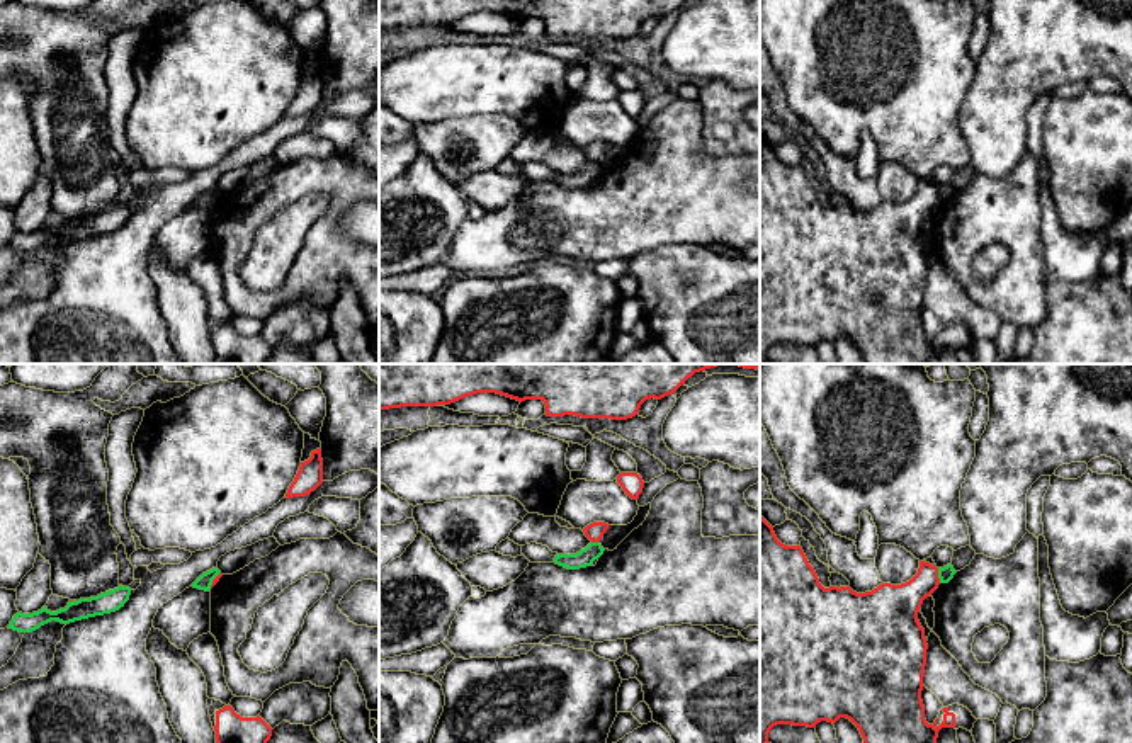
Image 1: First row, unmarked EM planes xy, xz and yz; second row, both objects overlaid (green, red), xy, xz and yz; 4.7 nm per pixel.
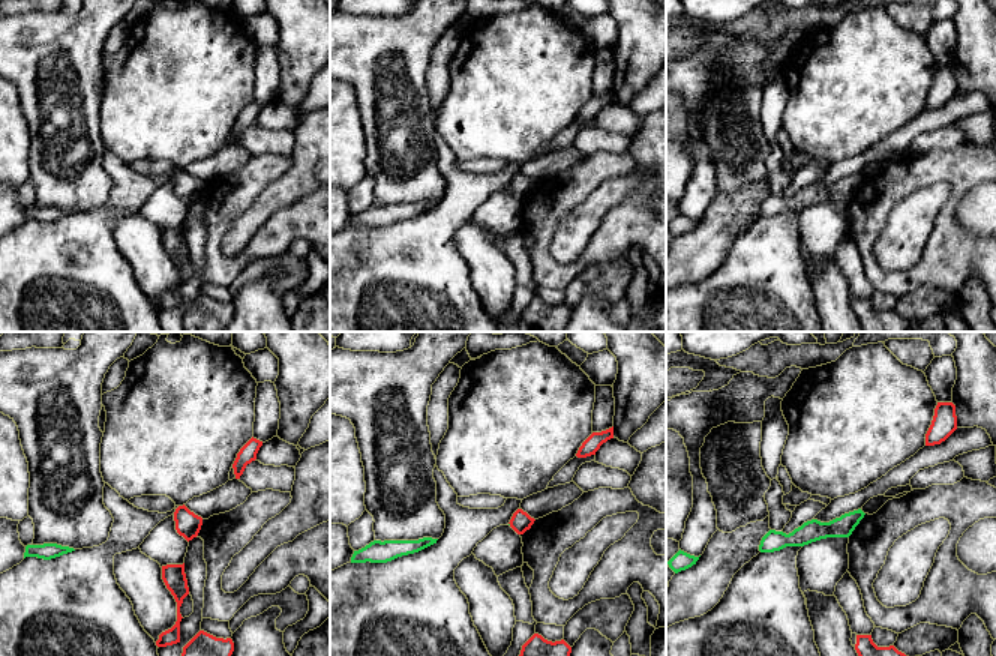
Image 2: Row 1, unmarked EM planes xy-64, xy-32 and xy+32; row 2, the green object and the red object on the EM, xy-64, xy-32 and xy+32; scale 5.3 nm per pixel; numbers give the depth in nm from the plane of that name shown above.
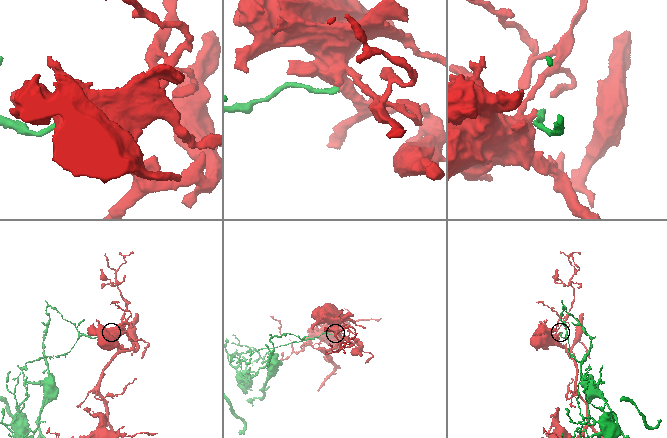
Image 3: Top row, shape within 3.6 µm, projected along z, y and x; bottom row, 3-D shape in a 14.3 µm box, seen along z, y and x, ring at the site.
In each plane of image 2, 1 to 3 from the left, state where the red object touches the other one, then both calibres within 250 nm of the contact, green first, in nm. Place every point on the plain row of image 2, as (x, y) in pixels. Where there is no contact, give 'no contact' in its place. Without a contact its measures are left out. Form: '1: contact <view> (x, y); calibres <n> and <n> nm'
1: no contact
2: no contact
3: no contact

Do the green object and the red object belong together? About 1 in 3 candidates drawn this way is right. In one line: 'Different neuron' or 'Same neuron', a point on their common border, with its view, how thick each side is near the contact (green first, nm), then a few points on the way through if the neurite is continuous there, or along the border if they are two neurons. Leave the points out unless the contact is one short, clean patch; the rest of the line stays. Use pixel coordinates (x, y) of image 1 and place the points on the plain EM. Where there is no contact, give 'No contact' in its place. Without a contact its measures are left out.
Same neuron. Touches green at yz (939, 194). Thickness 70 nm (green) against 200 nm. Path across: yz (945, 192), (939, 194), (930, 196), (896, 225)

